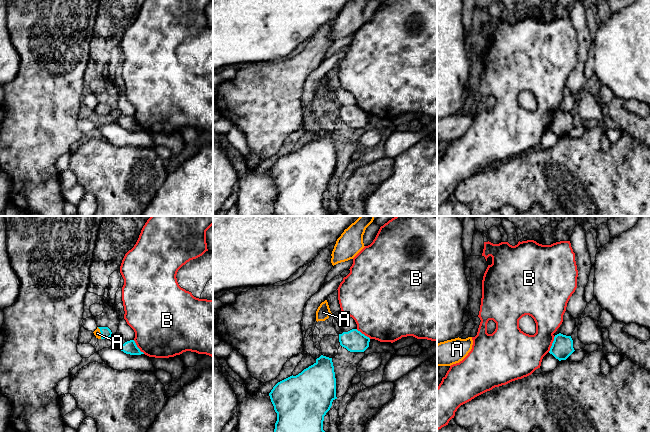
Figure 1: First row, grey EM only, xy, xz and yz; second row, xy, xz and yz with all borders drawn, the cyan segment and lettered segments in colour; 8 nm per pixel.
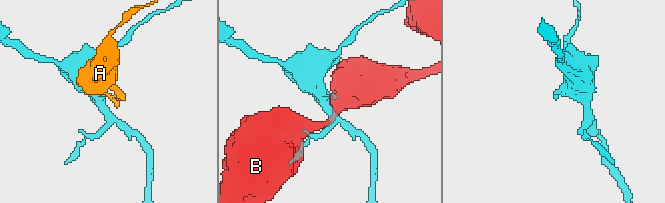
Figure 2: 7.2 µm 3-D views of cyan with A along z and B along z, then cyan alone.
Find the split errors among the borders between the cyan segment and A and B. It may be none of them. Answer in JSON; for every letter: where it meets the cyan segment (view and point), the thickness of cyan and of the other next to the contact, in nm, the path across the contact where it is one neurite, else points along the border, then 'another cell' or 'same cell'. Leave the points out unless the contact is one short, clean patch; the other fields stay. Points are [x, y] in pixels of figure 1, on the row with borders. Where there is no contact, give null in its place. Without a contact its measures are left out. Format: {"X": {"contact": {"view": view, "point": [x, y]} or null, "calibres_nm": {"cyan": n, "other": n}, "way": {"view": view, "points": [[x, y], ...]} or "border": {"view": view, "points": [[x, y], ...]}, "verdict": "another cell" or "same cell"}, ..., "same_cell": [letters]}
{"A": {"contact": {"view": "xy", "point": [101, 333]}, "calibres_nm": {"cyan": 90, "other": 60}, "way": {"view": "xy", "points": [[106, 333], [101, 333], [97, 333]]}, "verdict": "same cell"}, "B": {"contact": {"view": "yz", "point": [552, 344]}, "calibres_nm": {"cyan": 180, "other": 320}, "border": {"view": "yz", "points": [[555, 336], [548, 351]]}, "verdict": "another cell"}, "same_cell": ["A"]}

